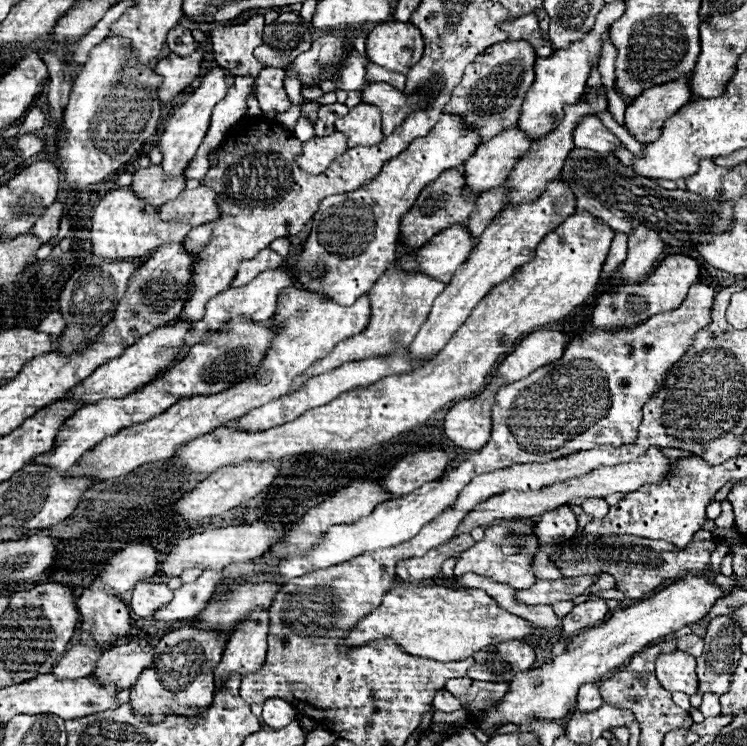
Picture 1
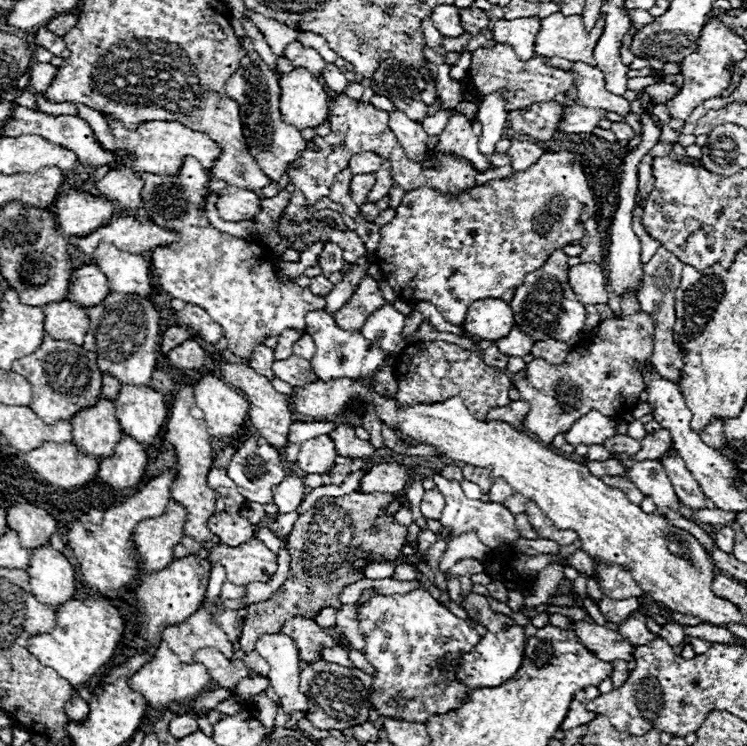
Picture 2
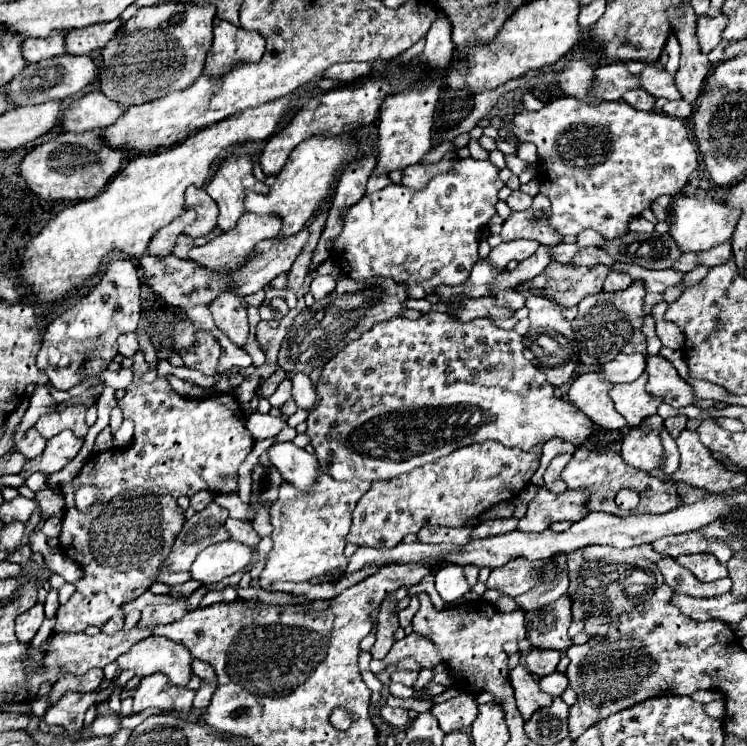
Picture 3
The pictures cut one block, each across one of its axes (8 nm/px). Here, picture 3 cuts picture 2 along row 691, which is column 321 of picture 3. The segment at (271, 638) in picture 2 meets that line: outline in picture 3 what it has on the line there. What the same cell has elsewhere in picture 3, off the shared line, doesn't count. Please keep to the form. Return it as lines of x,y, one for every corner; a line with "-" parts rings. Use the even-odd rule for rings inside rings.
318,274
318,276
312,280
312,284
310,284
310,292
314,294
314,300
320,300
320,298
328,296
328,294
334,290
334,286
336,286
334,278

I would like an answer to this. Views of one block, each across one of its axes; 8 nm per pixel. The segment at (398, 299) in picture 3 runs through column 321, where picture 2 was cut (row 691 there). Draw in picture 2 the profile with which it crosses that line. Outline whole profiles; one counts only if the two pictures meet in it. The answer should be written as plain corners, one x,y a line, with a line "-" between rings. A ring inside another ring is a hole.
320,660
300,672
300,692
308,698
308,720
320,730
346,730
368,722
370,696
350,668

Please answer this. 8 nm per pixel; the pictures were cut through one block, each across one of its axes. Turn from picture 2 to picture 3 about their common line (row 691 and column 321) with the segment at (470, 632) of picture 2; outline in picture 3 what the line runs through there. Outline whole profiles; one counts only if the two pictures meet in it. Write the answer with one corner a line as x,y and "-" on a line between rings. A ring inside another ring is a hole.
428,312
418,320
410,318
394,318
386,322
378,322
372,330
364,332
358,340
352,340
340,354
336,354
324,368
322,376
316,384
316,394
320,396
316,408
310,412
306,424
308,430
306,434
312,440
312,446
316,450
318,462
322,472
330,474
334,480
390,480
398,474
410,472
414,468
420,468
424,464
436,462
438,458
448,456
452,450
474,444
474,442
486,442
486,440
496,440
502,442
504,446
518,446
522,450
530,450
532,446
540,442
548,442
550,438
562,438
572,442
574,446
582,446
588,436
594,432
594,424
590,422
588,416
584,416
578,408
574,408
570,402
560,400
554,396
554,386
546,380
546,376
530,362
524,358
524,344
522,336
514,330
502,330
494,326
490,320
472,320
472,322
460,322
448,314
440,312

